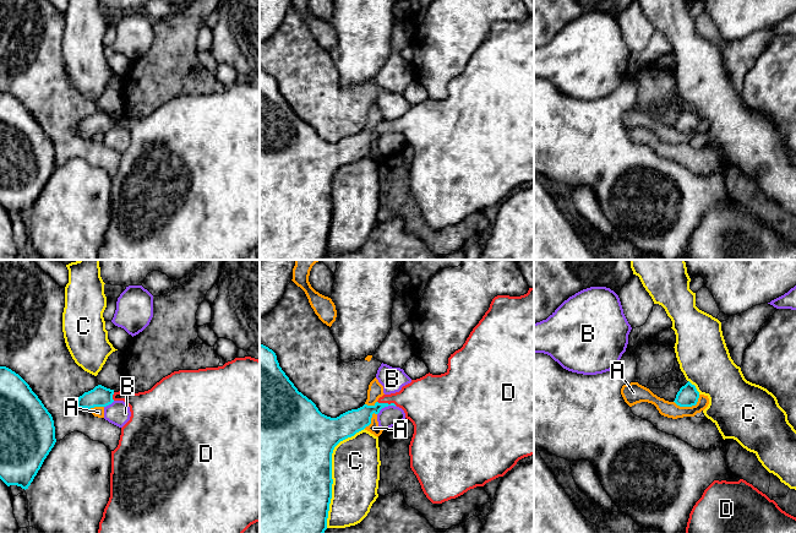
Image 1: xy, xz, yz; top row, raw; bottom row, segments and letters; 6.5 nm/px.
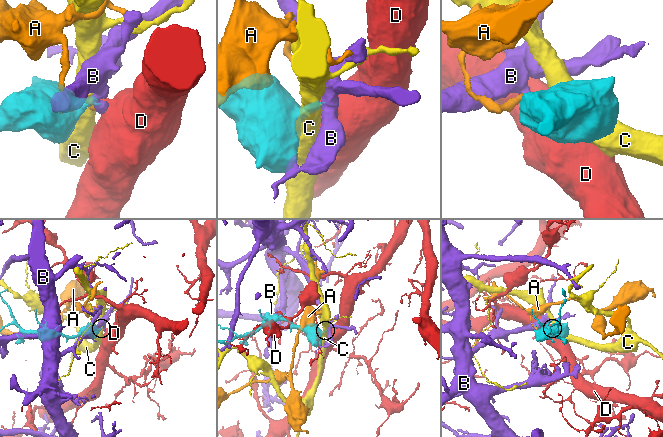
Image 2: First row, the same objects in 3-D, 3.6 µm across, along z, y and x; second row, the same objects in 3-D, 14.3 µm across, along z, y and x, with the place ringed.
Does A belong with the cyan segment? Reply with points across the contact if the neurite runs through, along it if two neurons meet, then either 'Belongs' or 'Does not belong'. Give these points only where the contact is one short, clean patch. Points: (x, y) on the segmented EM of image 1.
Boundary: yz (699, 395), (696, 403), (691, 406), (679, 406), (674, 401). Does not belong

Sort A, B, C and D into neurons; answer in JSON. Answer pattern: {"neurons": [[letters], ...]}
{"neurons": [["A"], ["B"], ["C"], ["D"]]}

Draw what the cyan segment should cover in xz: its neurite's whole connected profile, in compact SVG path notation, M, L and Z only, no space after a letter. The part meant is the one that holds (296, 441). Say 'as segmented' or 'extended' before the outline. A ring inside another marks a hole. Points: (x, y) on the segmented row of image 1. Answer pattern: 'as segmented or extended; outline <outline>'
extended; outline M534 288L520 297L497 295L492 299L489 310L473 328L463 347L448 358L448 369L445 374L411 380L399 392L383 395L374 406L364 404L358 409L348 410L337 418L322 414L316 404L304 396L279 366L276 353L260 343L260 533L325 533L332 499L332 453L343 440L354 436L371 424L372 414L388 406L397 406L405 413L405 418L414 425L414 434L409 445L410 468L416 475L421 489L432 504L442 504L456 499L470 489L484 486L486 483L503 477L519 459L534 455Z

